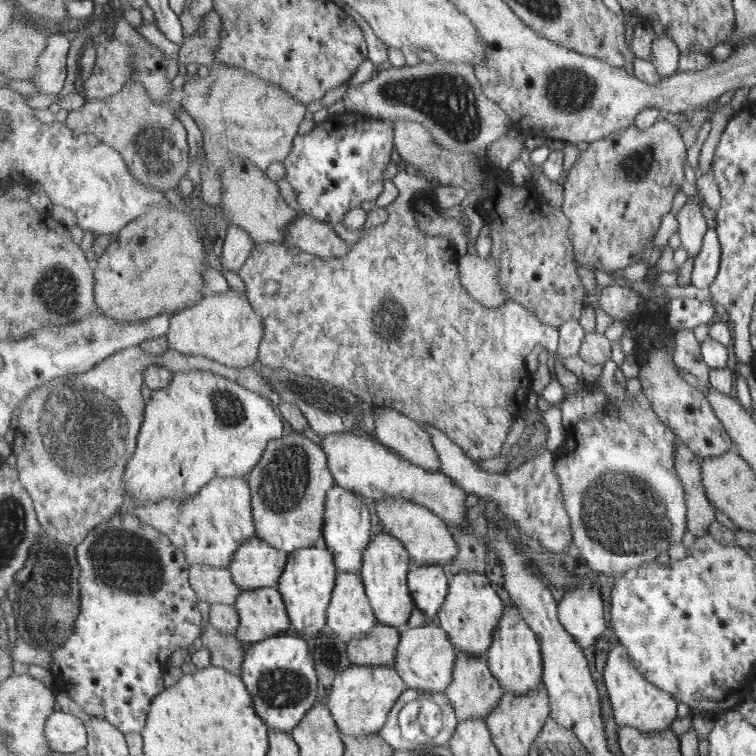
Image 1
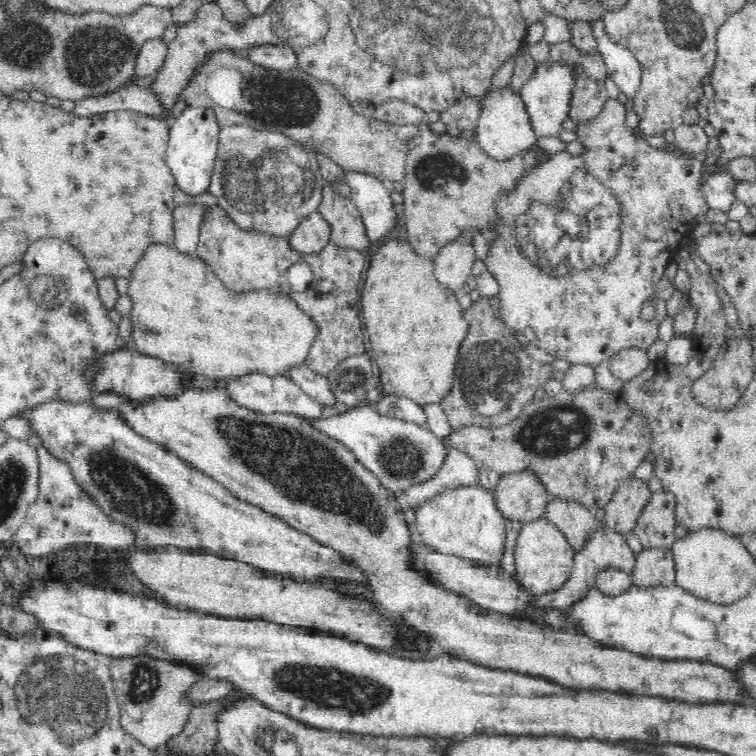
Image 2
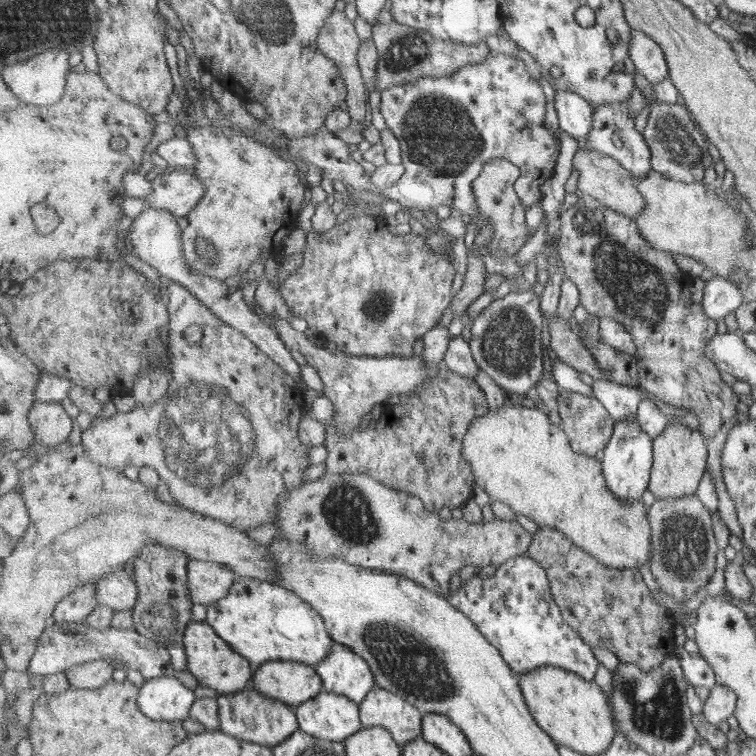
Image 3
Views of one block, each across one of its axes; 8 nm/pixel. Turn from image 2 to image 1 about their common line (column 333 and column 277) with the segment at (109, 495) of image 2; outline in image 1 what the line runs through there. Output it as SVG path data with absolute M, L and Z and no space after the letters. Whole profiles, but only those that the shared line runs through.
M256 534L237 549L229 570L242 590L277 587L287 563L287 552L273 547Z

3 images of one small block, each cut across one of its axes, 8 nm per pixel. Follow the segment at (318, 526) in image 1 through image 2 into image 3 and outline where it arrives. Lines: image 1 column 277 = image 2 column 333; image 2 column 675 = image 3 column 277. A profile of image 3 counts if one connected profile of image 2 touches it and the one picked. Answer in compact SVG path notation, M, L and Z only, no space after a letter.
M290 661L263 663L259 670L255 670L251 682L255 682L252 687L258 692L295 709L324 690L324 681L316 667Z

